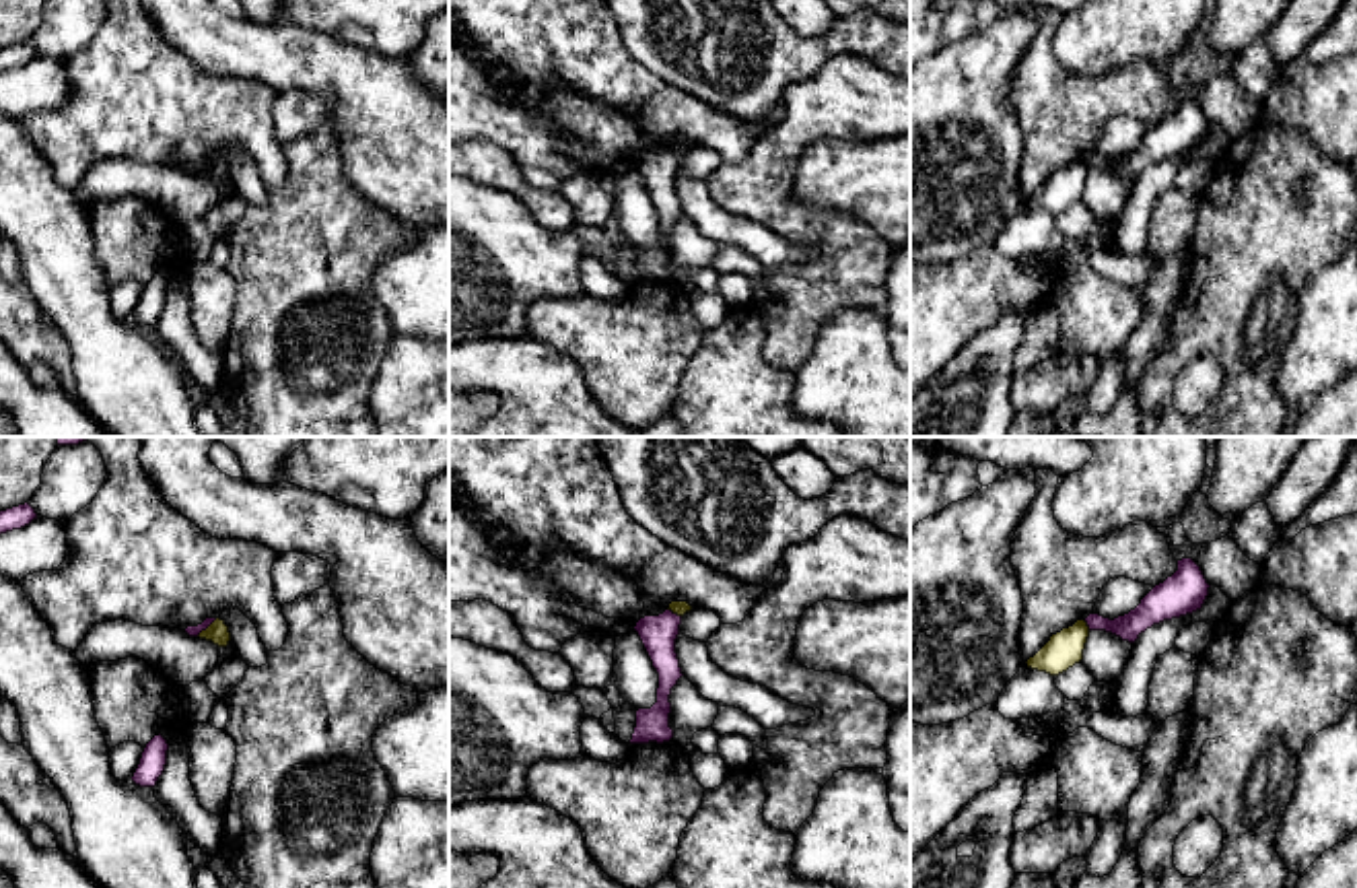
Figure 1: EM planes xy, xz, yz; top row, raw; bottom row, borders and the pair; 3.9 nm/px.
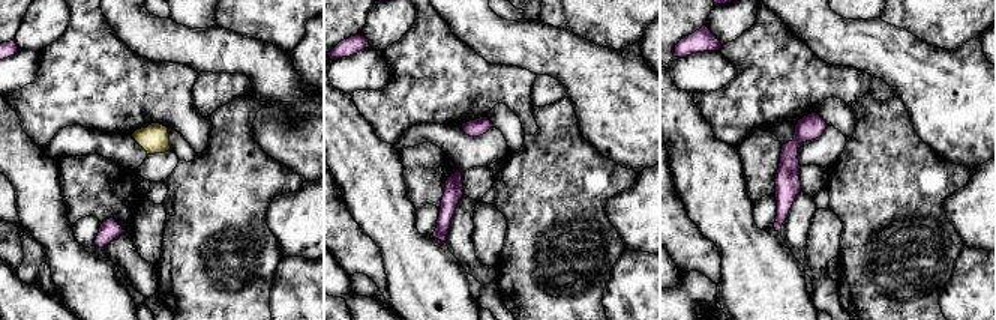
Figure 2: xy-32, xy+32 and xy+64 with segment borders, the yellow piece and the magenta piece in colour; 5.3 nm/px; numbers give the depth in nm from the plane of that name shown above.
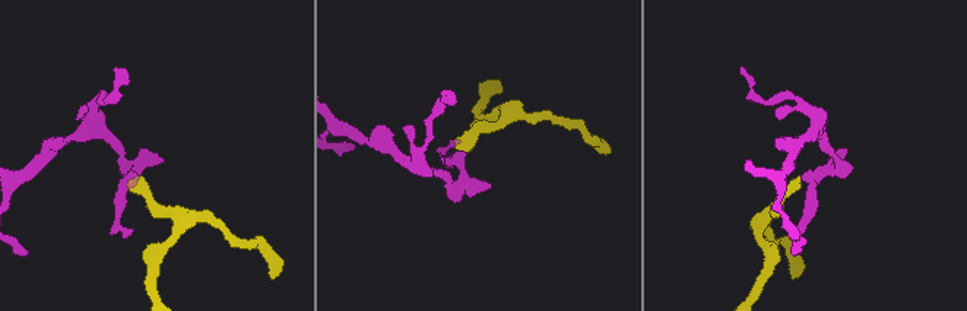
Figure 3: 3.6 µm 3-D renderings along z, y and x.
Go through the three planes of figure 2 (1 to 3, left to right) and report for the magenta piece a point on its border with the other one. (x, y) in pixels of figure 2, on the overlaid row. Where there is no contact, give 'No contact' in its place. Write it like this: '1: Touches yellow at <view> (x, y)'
1: No contact
2: No contact
3: No contact

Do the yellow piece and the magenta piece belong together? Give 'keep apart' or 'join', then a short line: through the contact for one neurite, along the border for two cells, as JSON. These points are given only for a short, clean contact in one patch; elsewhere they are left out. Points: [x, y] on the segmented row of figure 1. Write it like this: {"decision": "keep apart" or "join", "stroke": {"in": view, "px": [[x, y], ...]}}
{"decision": "keep apart", "stroke": {"in": "yz", "px": [[1084, 621], [1090, 629]]}}

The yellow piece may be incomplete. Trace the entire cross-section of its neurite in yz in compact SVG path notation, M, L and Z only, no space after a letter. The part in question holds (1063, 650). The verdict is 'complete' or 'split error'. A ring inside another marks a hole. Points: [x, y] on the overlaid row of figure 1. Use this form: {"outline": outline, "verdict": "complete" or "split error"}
{"outline": "M1077 620L1073 626L1052 635L1050 641L1025 663L1032 670L1058 676L1083 659L1087 637L1087 622Z", "verdict": "complete"}

